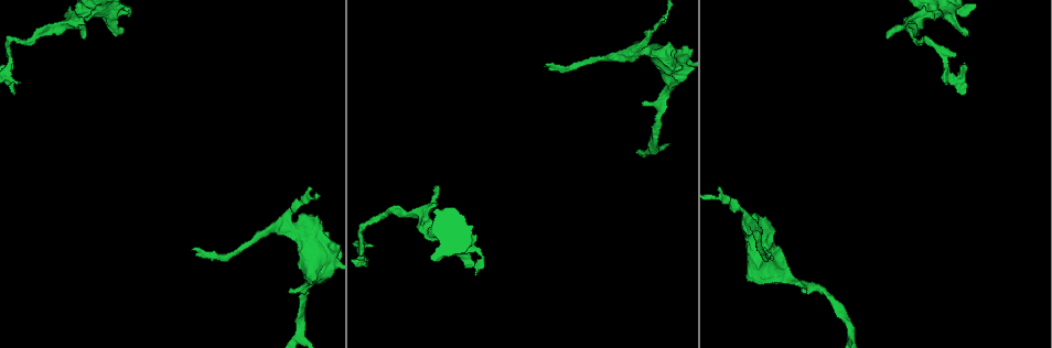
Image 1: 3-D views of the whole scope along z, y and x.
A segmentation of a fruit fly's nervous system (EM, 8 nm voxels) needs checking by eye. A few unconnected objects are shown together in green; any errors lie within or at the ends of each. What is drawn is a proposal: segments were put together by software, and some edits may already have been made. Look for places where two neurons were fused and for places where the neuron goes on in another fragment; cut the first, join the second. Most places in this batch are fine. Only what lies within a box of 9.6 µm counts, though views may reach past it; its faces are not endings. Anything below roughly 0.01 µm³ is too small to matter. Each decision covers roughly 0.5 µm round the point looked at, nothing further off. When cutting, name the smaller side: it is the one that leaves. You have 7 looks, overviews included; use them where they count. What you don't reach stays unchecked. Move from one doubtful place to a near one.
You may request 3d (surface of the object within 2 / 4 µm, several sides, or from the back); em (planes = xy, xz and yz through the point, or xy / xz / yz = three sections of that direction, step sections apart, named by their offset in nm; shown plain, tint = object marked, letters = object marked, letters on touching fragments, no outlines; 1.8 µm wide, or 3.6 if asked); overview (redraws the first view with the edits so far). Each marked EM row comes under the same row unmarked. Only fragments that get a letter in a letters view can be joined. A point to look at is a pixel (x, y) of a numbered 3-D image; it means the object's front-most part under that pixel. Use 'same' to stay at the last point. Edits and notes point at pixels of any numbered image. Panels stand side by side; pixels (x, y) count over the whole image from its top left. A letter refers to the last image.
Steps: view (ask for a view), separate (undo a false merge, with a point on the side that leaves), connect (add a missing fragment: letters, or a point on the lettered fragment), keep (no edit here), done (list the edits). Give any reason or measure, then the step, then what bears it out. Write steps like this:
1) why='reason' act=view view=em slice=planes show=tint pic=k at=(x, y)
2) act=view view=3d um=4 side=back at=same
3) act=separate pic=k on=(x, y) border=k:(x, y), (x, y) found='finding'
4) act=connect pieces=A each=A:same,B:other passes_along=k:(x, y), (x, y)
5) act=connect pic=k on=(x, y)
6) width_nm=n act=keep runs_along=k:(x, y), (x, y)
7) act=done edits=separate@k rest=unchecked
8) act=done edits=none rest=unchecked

why='an open end' act=view view=em slice=yz step=4 show=letters pic=1 at=(965, 34)

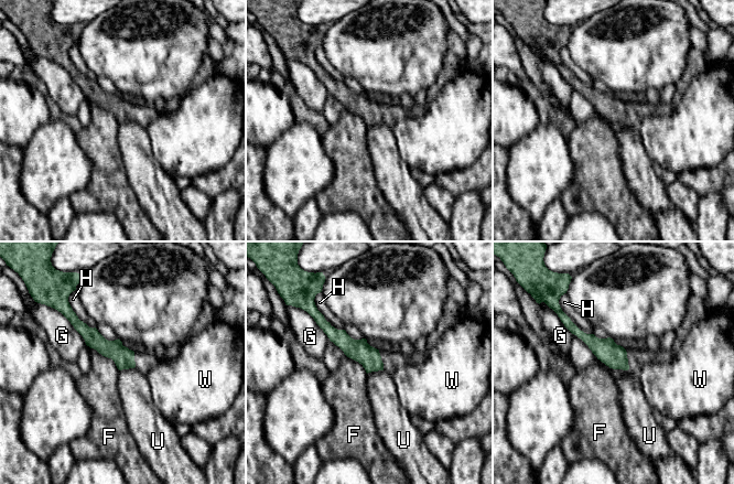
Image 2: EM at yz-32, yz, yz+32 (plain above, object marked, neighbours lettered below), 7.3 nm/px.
act=view view=em slice=planes show=letters at=same

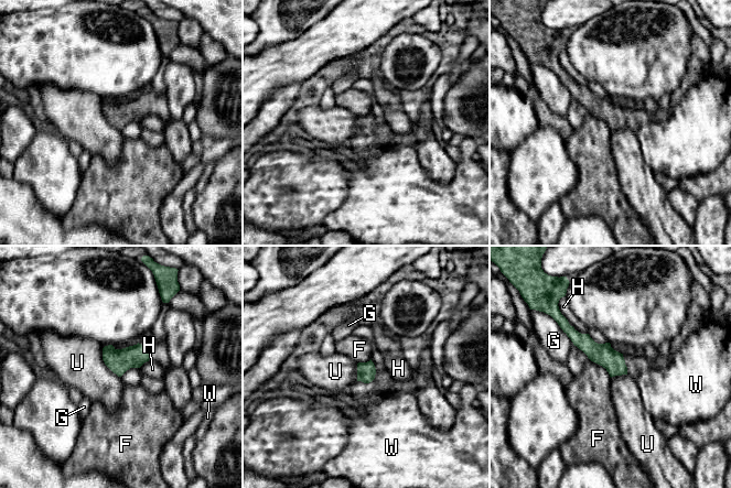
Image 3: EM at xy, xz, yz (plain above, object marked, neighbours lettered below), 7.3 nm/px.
act=keep each=F:other,G:other,H:other,U:other,W:other border=3:(103, 347), (103, 361), (119, 377) found='no lettered fragment goes on from it'

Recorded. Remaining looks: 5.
why='free end' act=view view=em slice=planes show=letters pic=1 at=(886, 36)

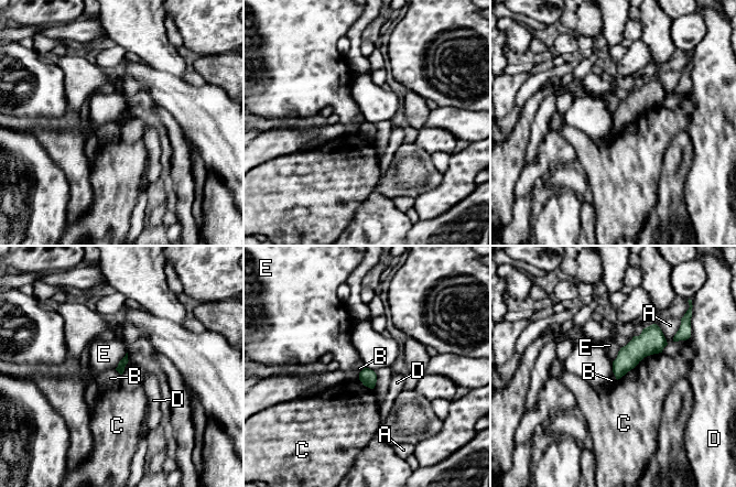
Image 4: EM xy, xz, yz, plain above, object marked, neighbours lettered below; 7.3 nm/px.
act=keep each=A:other,B:other,C:other,D:other,E:other border=4:(613, 371), (617, 379) found='none of them fits'

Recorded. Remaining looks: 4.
why='branch stops here' act=view view=em slice=planes show=letters pic=1 at=(804, 292)

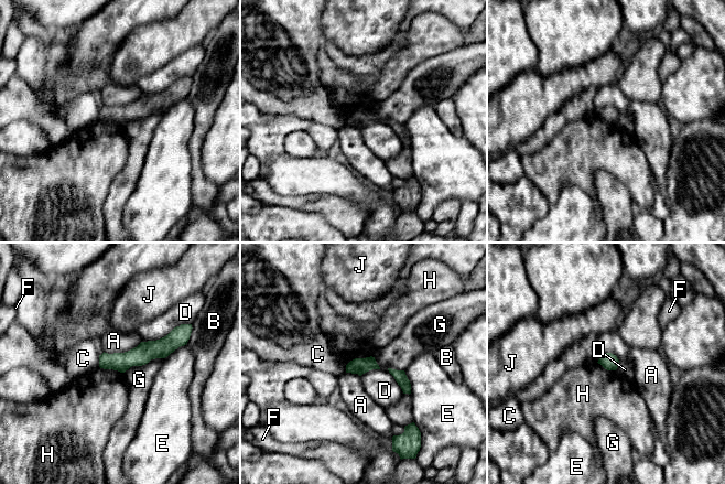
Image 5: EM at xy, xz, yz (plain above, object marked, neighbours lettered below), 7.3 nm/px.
act=keep each=A:other,B:other,C:other,D:other,E:other,F:other,G:other,H:other,J:other found='no lettered fragment goes on from it'

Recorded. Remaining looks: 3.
act=done edits=none rest=unchecked

